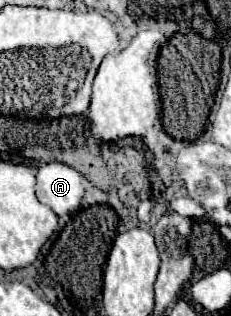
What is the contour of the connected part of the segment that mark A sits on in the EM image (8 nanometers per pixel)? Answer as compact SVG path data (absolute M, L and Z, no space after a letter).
M58 161L42 163L36 173L36 197L56 215L66 215L80 207L84 197L84 177Z

